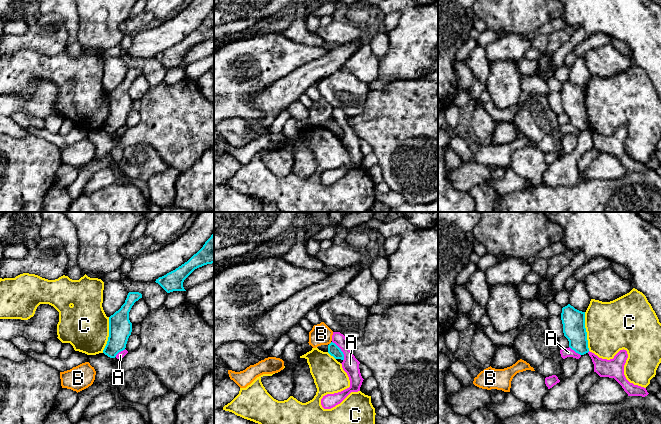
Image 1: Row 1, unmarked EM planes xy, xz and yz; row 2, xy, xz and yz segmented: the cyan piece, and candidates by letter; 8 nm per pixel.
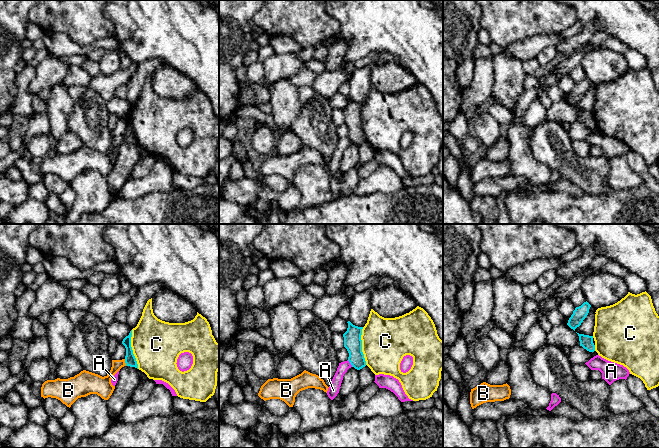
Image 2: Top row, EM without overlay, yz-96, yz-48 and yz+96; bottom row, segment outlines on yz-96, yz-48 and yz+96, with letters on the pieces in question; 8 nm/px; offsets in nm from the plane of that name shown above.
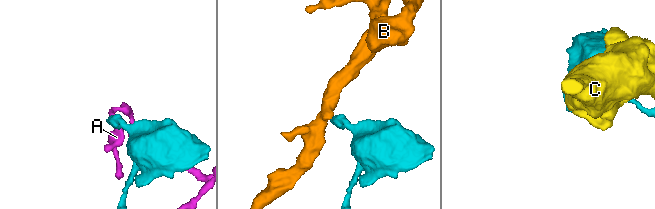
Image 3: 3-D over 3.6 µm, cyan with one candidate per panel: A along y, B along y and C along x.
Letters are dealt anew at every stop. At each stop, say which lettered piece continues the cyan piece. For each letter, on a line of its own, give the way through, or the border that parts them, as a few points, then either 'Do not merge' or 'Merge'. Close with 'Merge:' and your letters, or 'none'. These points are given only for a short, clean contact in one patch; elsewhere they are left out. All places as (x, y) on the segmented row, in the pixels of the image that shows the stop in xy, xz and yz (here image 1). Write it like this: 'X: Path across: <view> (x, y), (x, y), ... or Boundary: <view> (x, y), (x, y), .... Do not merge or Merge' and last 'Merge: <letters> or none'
A: Boundary: xz (332, 341), (342, 352), (343, 360). Do not merge
B: Boundary: xz (331, 342), (329, 344). Do not merge
C: Do not merge
Merge: none

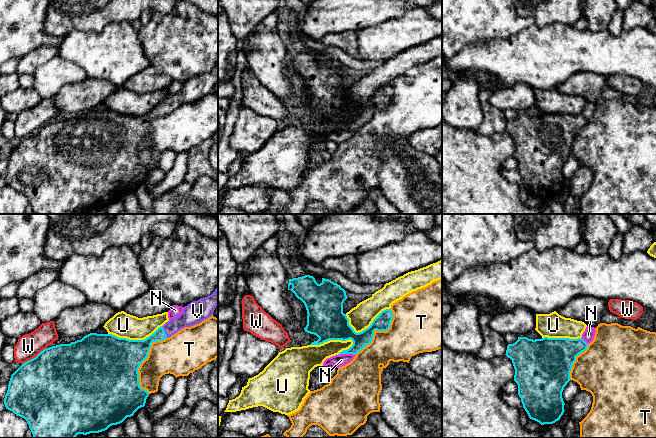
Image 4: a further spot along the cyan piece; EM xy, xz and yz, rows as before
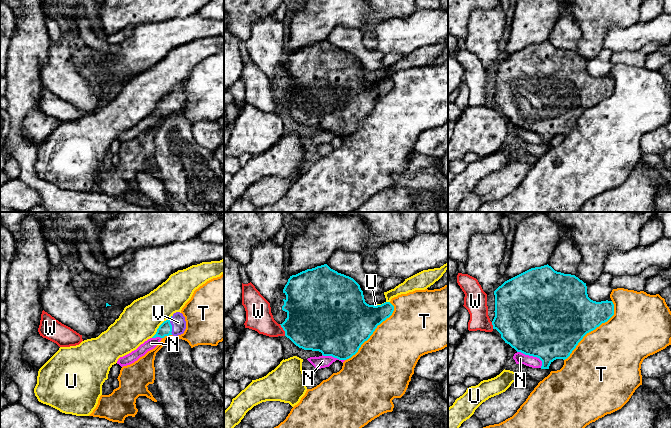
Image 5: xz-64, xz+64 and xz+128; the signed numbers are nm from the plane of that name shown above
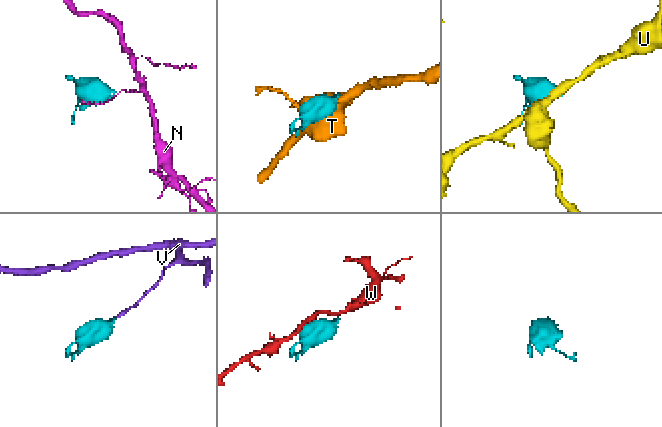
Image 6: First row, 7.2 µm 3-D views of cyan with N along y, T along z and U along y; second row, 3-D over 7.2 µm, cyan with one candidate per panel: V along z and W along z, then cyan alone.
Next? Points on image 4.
N: Do not merge
T: Do not merge
U: Do not merge
V: Path across: xy (138, 349), (152, 338), (164, 332), (190, 316). Merge
W: Do not merge
Merge: V

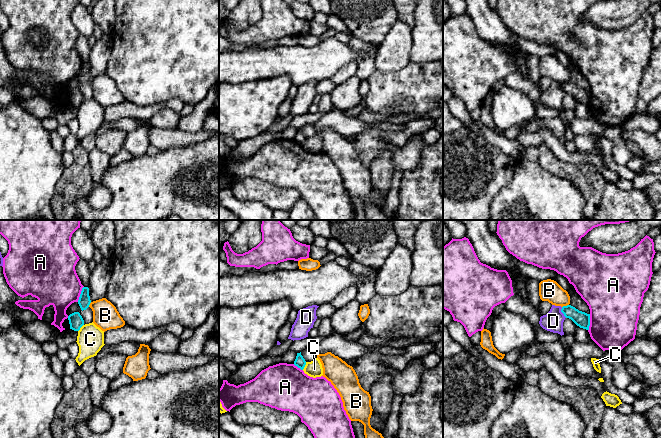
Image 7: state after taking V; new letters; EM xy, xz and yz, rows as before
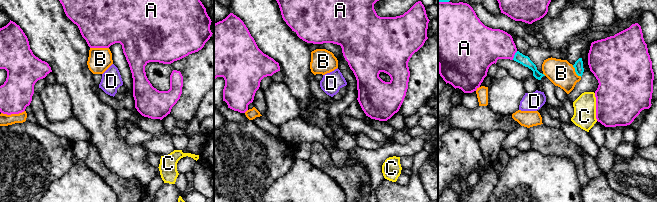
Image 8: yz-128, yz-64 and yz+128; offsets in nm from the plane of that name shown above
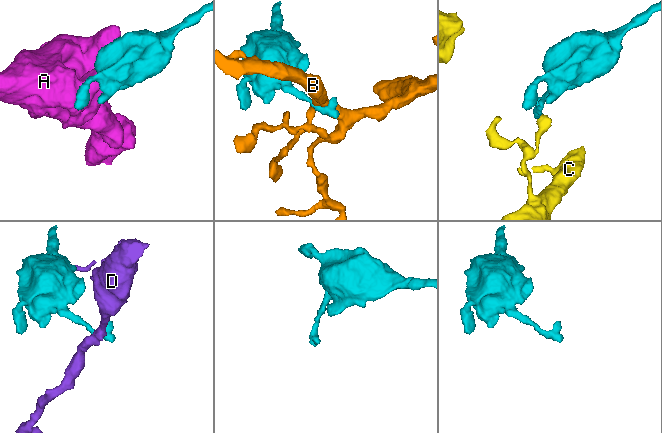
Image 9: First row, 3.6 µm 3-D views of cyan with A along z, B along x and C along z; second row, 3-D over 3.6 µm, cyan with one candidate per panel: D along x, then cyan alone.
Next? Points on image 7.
A: Do not merge
B: Boundary: yz (568, 304), (562, 307). Do not merge
C: Do not merge
D: Boundary: yz (561, 307), (561, 312), (566, 317). Do not merge
Merge: none

